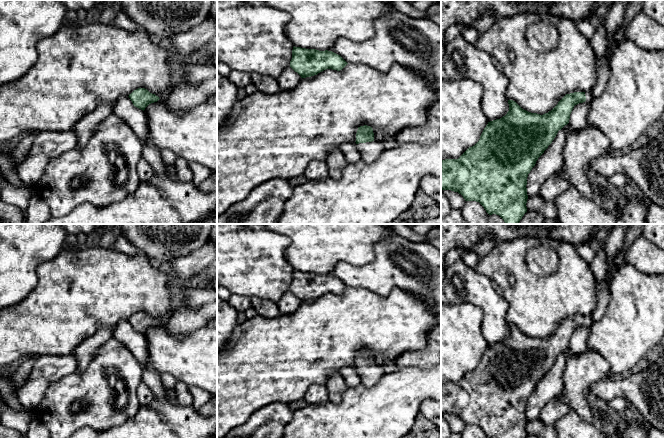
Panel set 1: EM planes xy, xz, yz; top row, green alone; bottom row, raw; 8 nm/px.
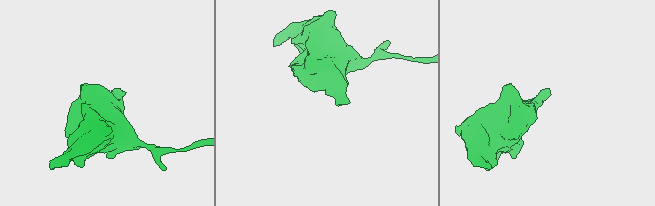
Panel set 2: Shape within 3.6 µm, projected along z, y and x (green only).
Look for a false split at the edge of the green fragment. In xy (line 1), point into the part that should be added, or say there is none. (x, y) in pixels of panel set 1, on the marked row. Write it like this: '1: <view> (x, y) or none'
1: none

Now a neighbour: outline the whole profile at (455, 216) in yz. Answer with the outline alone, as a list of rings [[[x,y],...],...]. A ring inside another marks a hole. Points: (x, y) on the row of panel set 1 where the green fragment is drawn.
[[[451,209],[447,216],[441,219],[441,224],[467,224],[461,209]]]

